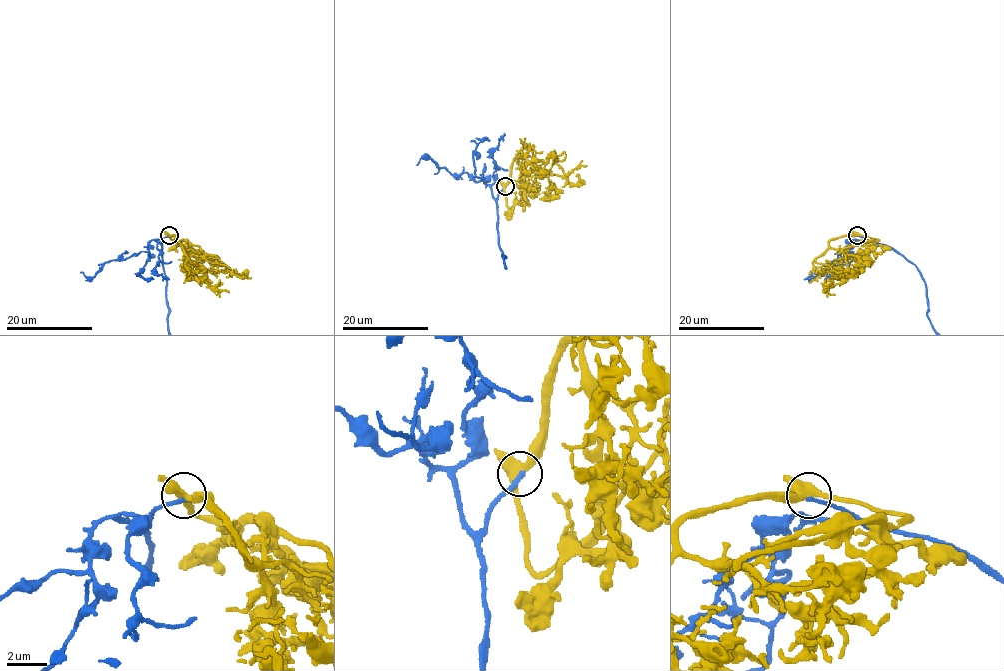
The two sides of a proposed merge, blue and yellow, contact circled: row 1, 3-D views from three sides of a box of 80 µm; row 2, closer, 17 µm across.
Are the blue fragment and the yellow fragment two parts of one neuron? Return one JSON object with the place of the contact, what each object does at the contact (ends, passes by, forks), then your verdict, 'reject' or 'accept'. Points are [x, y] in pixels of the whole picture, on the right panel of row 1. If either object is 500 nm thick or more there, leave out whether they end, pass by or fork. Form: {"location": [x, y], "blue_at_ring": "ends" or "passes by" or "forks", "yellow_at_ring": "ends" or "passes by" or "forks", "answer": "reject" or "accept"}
{"location": [857, 235], "blue_at_ring": "ends", "yellow_at_ring": "forks", "answer": "reject"}

